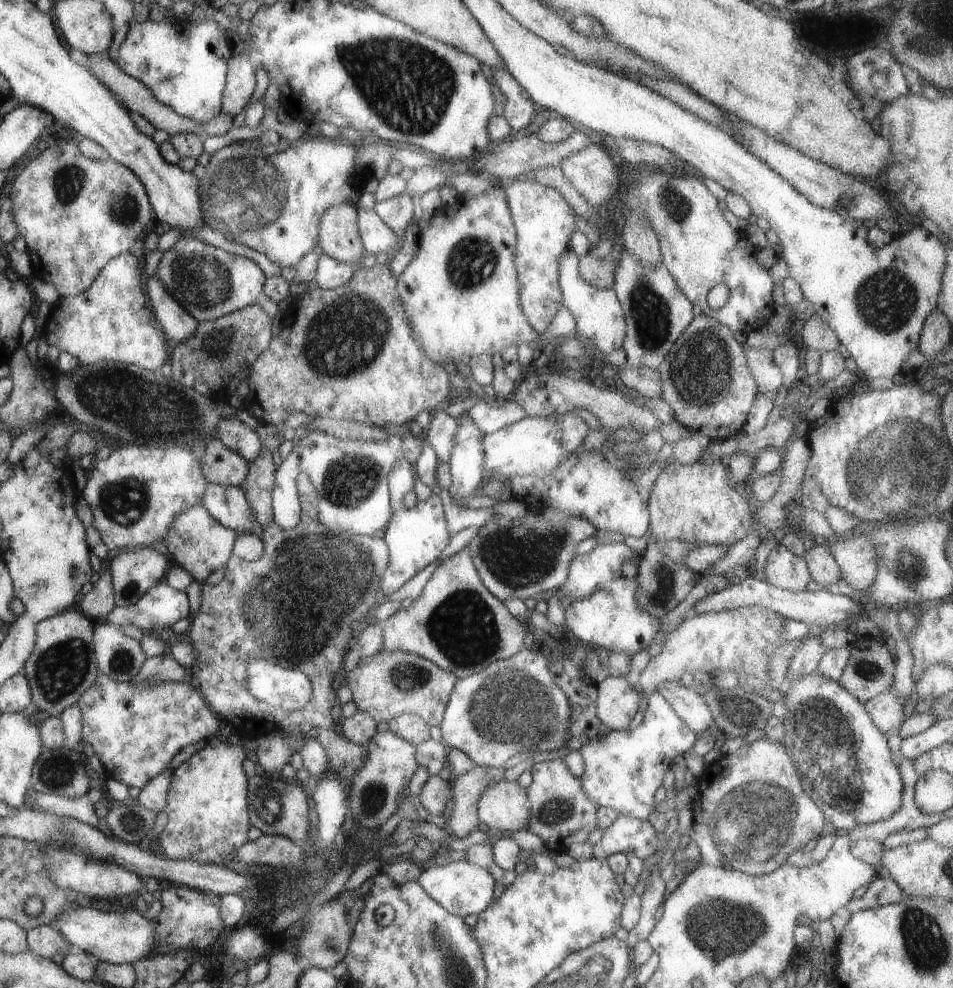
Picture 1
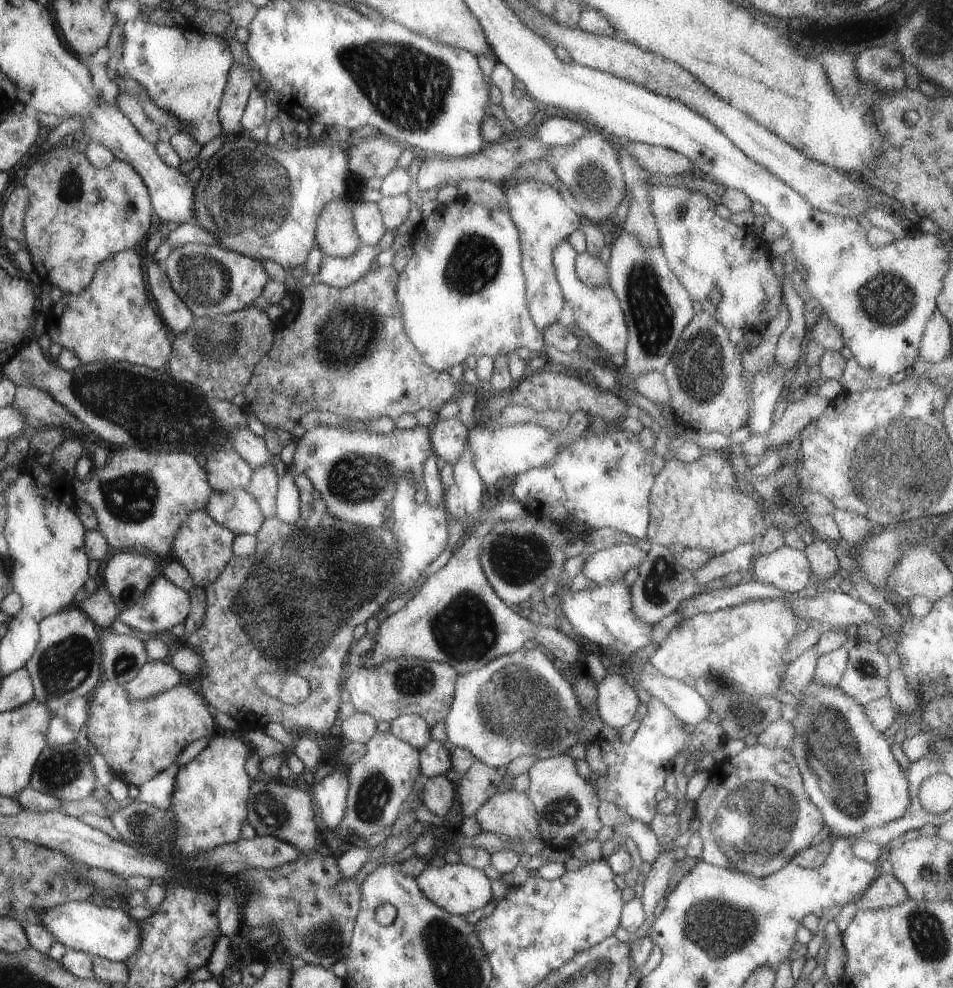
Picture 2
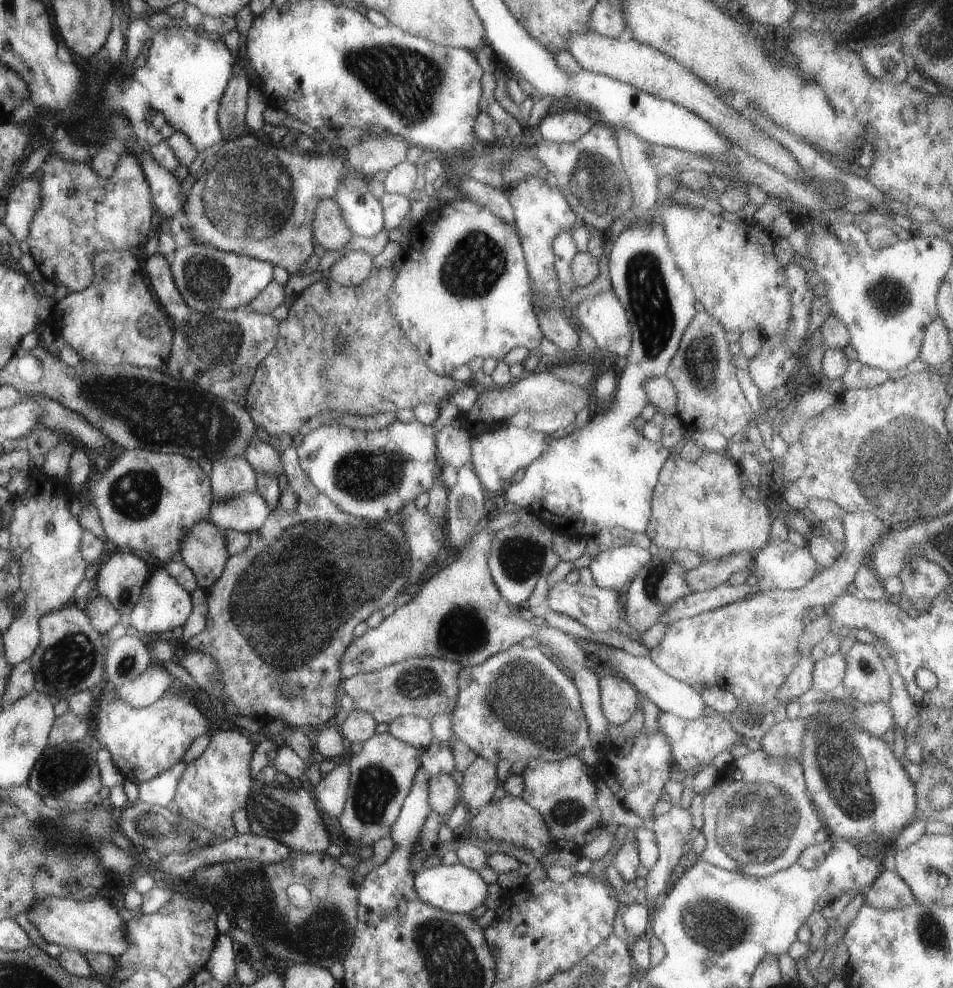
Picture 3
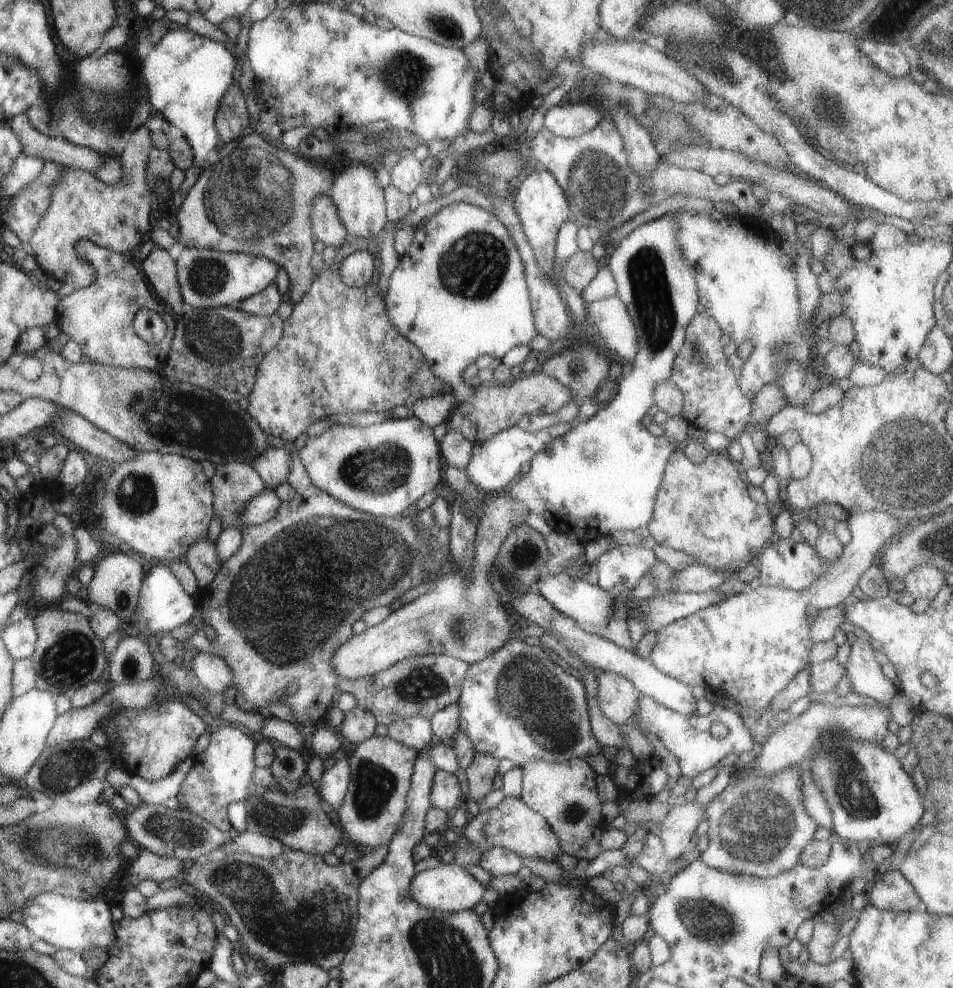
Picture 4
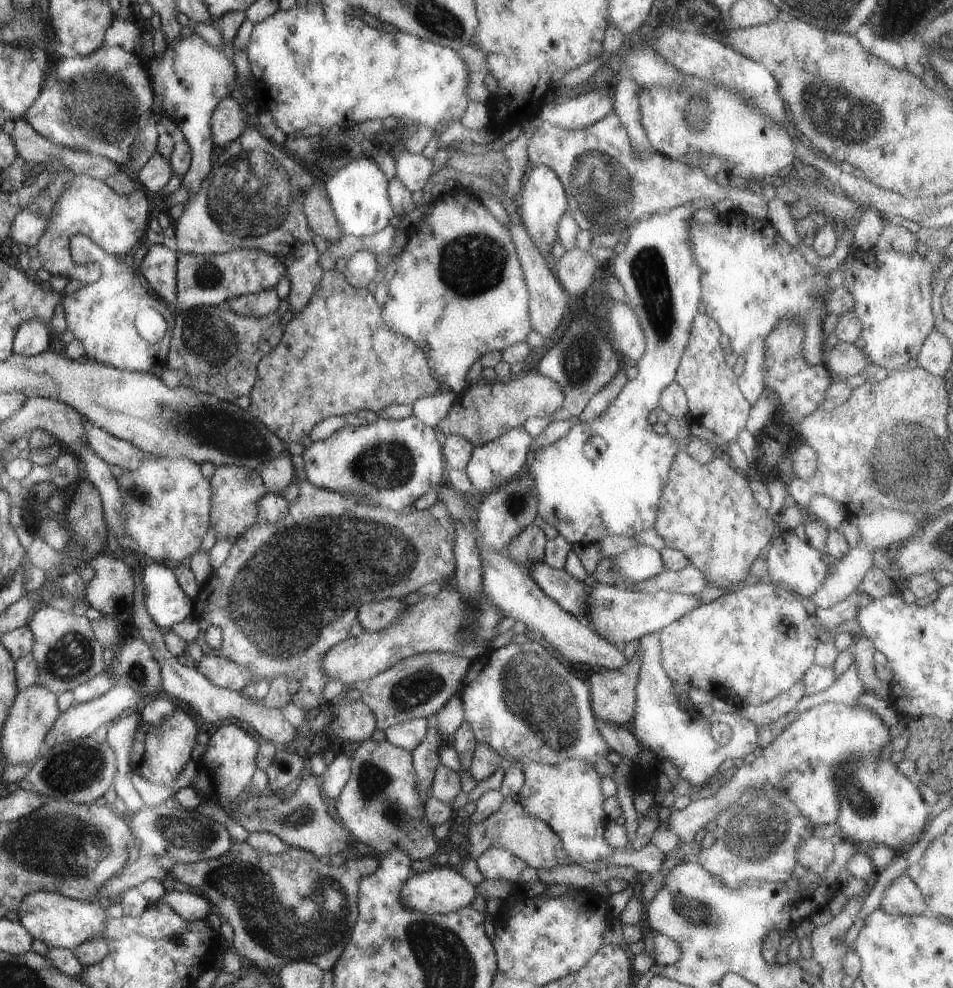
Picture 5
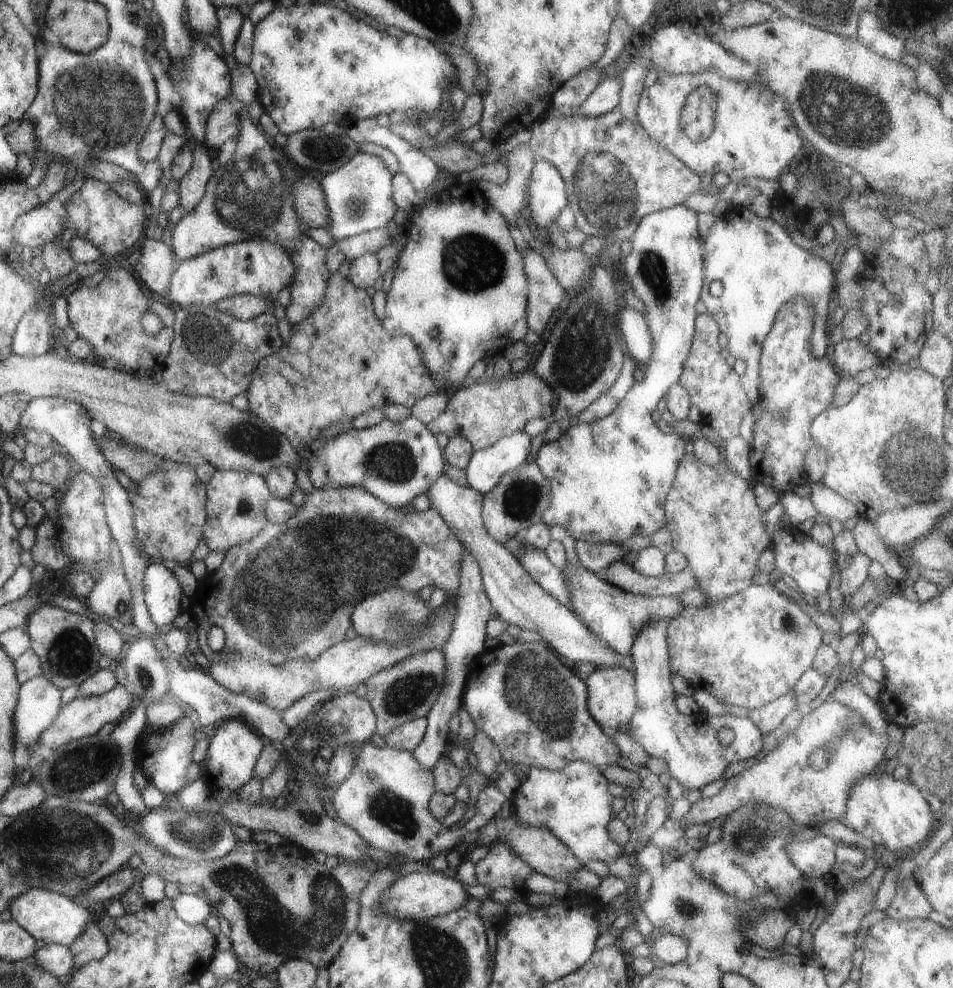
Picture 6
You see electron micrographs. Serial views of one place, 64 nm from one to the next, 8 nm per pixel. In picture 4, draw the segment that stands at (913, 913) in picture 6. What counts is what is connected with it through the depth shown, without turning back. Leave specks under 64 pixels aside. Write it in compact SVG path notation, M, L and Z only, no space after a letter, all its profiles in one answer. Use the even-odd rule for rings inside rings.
M886 871L870 882L862 892L865 904L885 911L921 909L920 900L911 884L897 871Z

